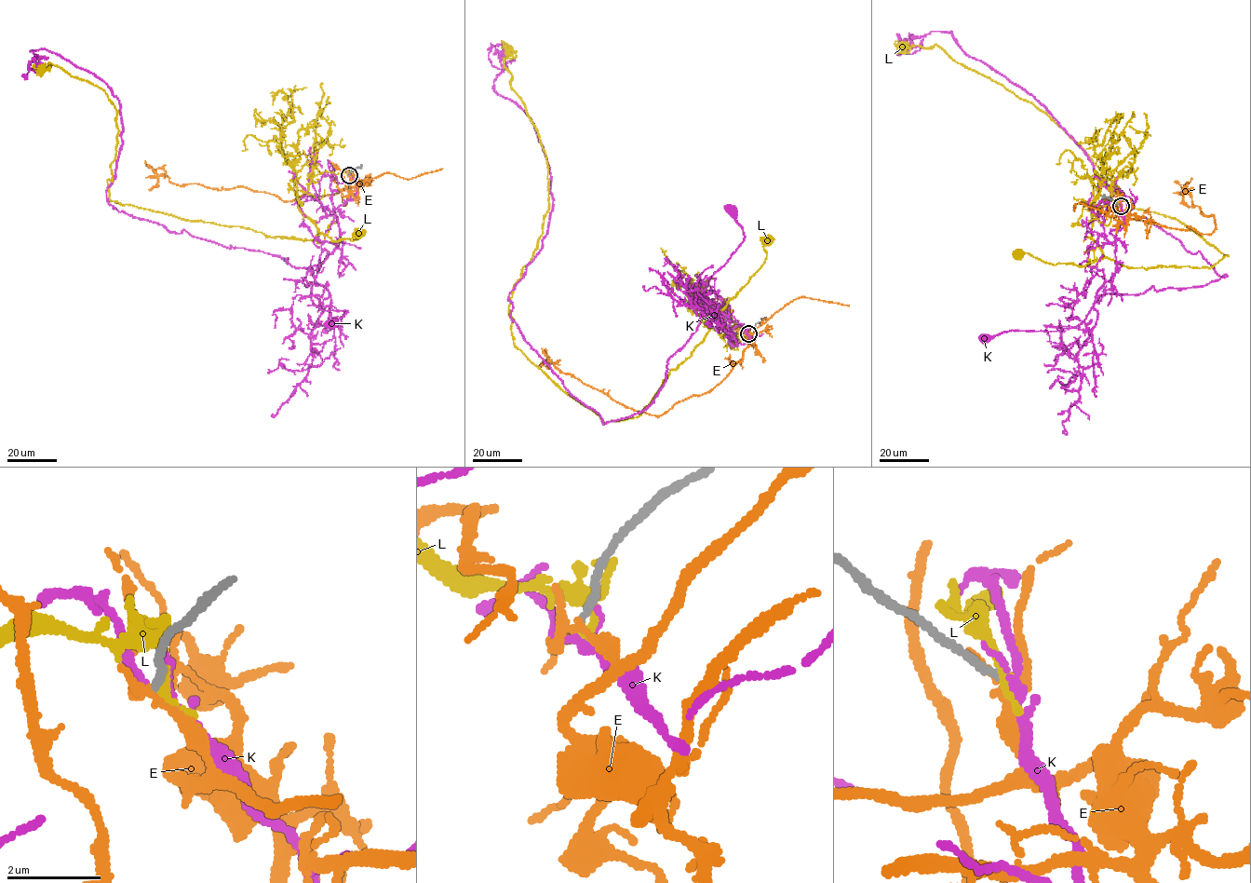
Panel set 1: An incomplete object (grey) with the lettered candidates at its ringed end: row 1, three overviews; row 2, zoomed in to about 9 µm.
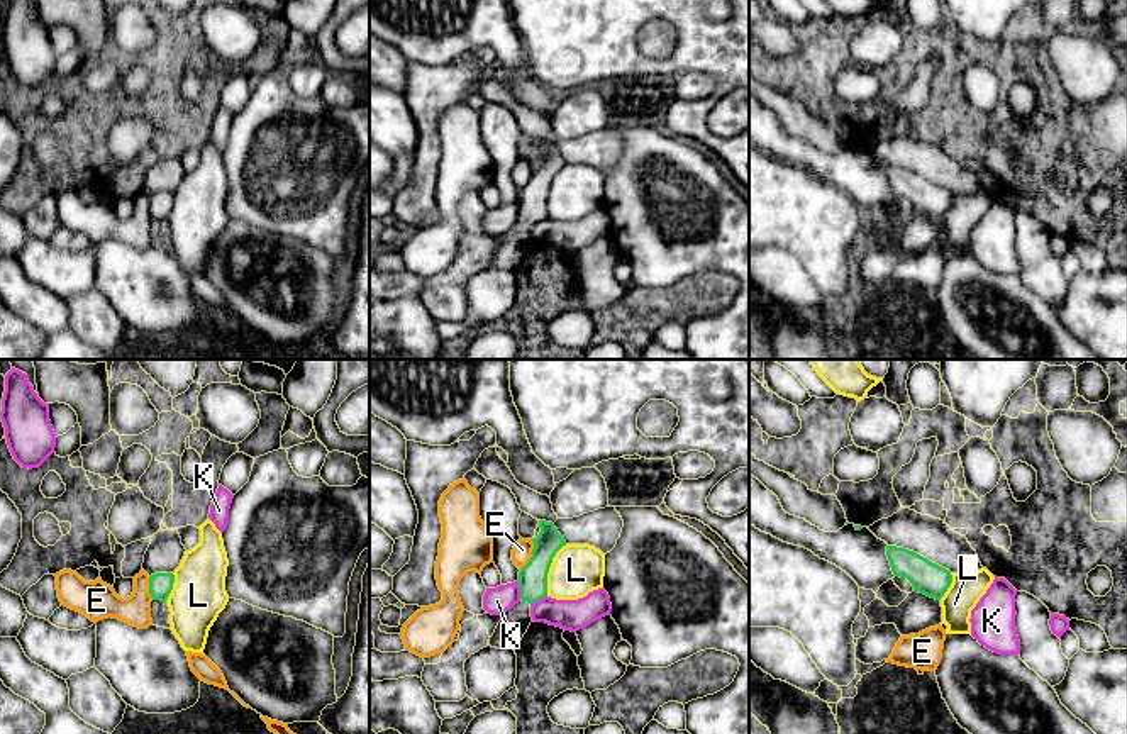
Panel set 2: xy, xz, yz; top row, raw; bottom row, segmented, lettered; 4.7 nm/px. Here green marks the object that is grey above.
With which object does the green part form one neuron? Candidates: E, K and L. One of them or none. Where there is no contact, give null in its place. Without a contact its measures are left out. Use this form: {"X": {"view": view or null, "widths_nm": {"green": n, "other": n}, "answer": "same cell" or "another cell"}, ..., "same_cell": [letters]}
{"E": {"view": "xz", "widths_nm": {"green": 140, "other": 90}, "answer": "another cell"}, "K": {"view": "xz", "widths_nm": {"green": 140, "other": 130}, "answer": "another cell"}, "L": {"view": "xz", "widths_nm": {"green": 140, "other": 240}, "answer": "another cell"}, "same_cell": []}

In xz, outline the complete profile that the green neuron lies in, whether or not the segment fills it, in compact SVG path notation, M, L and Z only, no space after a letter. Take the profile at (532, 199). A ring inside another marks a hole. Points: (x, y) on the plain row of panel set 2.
M539 141L539 147L539 156L532 159L532 176L519 192L520 222L502 236L490 258L488 266L491 268L515 271L532 242L530 225L547 215L547 193L552 178L566 166L566 161L552 142Z

